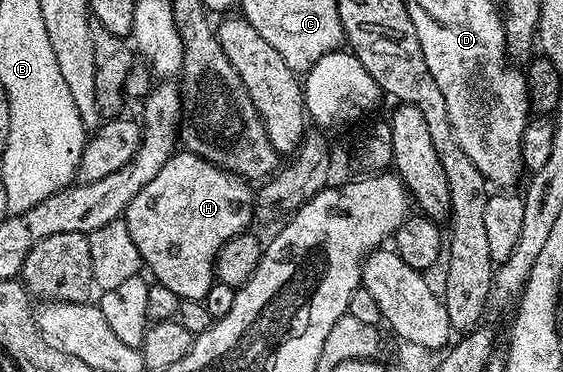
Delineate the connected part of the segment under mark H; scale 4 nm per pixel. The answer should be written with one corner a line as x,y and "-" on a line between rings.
187,149
177,150
168,160
166,165
162,165
162,169
158,169
155,177
147,183
142,190
134,197
134,201
130,201
130,205
123,213
124,224
130,229
130,238
133,239
134,245
138,245
138,253
140,254
140,262
145,268
152,270
151,278
157,283
166,285
166,289
170,289
180,299
202,299
206,297
206,293
210,293
212,284
217,282
216,277
216,258
222,249
222,245
226,245
226,241
230,241
234,237
245,234
249,230
248,222
254,219
254,191
245,180
239,175
233,175
232,172
224,170
222,167
216,167
210,161
206,161
202,157
198,157
193,151

